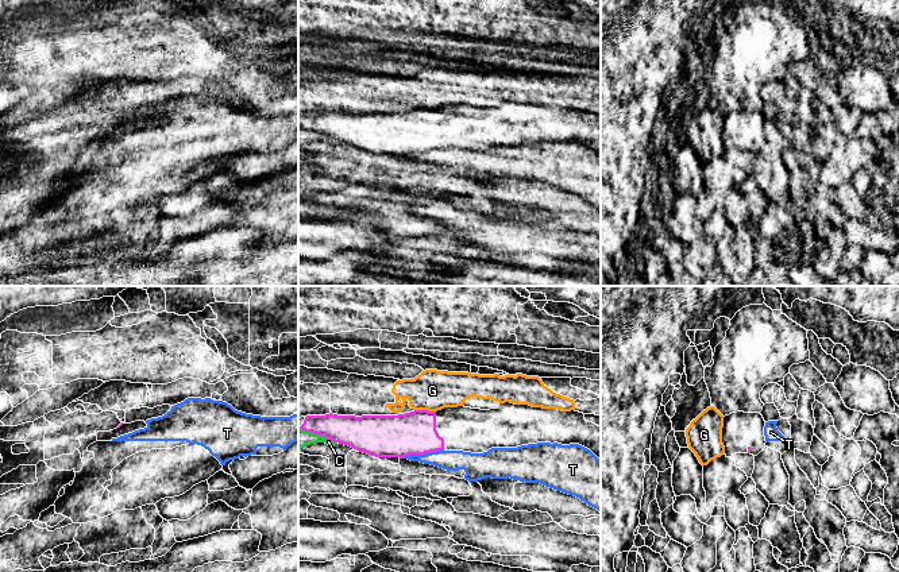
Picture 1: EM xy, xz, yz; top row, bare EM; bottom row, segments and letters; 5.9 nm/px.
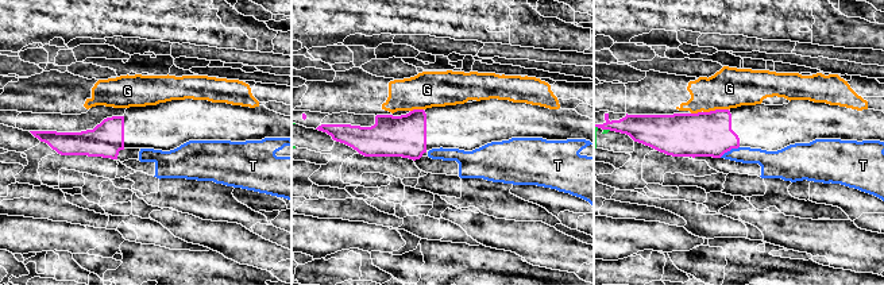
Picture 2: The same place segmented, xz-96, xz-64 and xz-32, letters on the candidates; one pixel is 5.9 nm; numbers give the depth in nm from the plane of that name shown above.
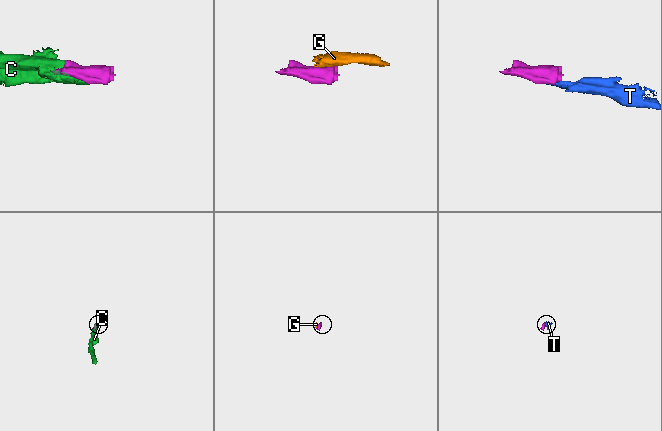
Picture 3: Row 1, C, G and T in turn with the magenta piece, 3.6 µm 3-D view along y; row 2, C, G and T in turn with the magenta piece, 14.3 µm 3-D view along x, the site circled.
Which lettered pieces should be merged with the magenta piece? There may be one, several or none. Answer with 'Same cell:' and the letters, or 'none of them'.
Same cell: C

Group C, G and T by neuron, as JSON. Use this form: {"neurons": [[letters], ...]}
{"neurons": [["C"], ["G"], ["T"]]}

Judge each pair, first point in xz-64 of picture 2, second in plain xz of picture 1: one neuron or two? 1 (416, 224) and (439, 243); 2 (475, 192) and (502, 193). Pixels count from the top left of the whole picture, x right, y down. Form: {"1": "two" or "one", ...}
{"1": "two", "2": "two"}

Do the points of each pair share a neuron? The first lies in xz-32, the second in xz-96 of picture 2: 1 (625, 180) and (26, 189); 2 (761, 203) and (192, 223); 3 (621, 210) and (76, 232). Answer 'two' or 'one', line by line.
1: two
2: two
3: two

